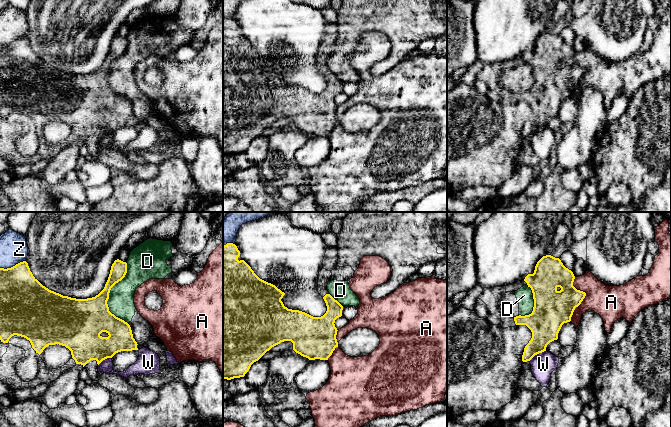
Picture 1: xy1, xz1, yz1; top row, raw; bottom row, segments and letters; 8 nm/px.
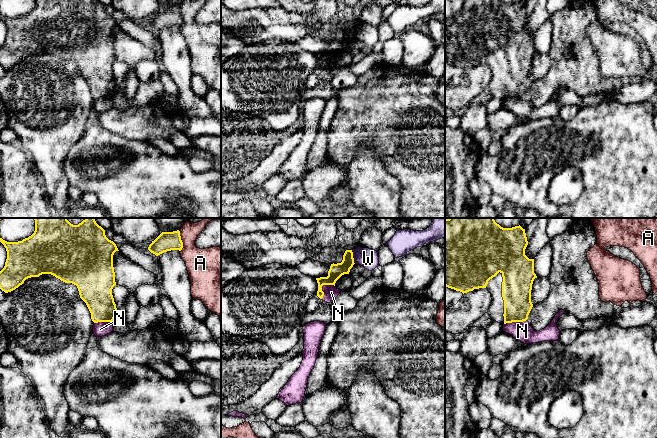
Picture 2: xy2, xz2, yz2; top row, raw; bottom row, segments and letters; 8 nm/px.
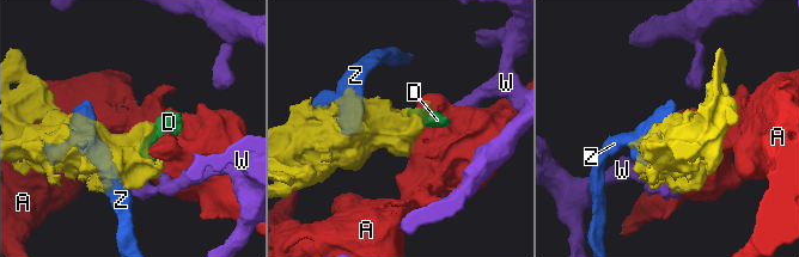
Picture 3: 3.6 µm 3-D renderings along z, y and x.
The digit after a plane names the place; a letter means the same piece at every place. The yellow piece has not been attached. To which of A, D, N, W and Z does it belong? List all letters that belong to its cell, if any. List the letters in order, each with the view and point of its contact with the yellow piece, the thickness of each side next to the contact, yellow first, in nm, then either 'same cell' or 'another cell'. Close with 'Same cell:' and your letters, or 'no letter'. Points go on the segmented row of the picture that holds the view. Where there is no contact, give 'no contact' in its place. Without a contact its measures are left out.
A: meets yellow in yz1 at (584, 297); 280 nm thick on the yellow side, 280 nm on the other; another cell
D: meets yellow in xy1 at (108, 295); 320 nm thick on the yellow side, 200 nm on the other; another cell
N: meets yellow in xz2 at (321, 287); 110 nm thick on the yellow side, 110 nm on the other; another cell
W: meets yellow in yz1 at (537, 353); 260 nm thick on the yellow side, 190 nm on the other; another cell
Z: meets yellow in xy1 at (13, 266); 360 nm thick on the yellow side, 220 nm on the other; another cell
Same cell: no letter

